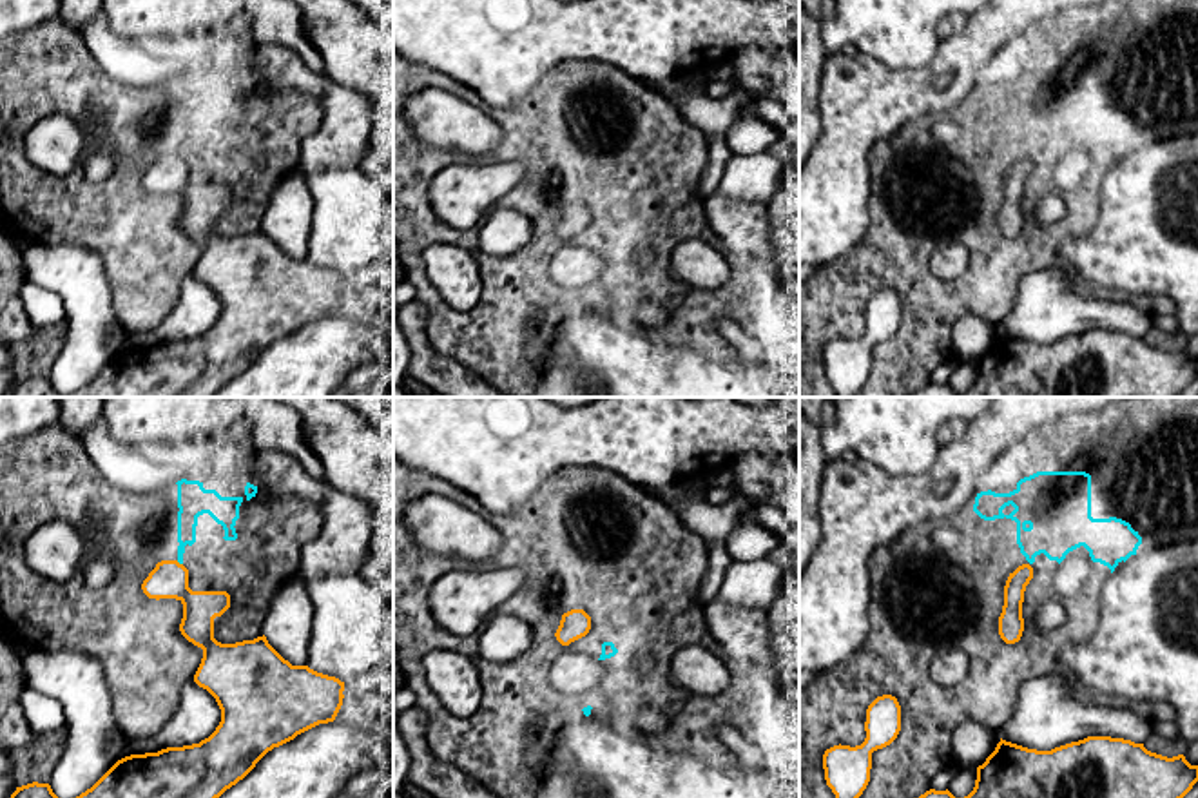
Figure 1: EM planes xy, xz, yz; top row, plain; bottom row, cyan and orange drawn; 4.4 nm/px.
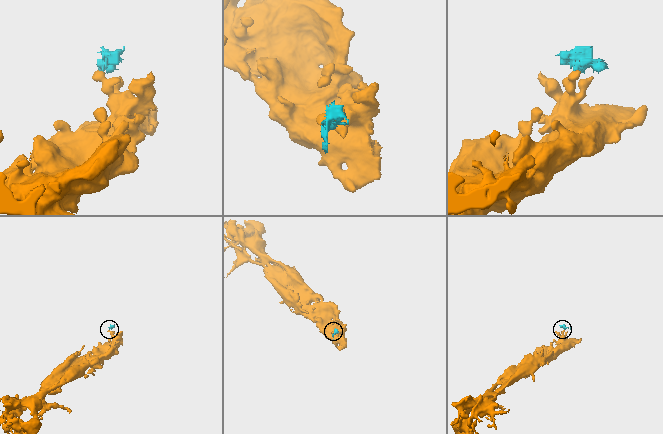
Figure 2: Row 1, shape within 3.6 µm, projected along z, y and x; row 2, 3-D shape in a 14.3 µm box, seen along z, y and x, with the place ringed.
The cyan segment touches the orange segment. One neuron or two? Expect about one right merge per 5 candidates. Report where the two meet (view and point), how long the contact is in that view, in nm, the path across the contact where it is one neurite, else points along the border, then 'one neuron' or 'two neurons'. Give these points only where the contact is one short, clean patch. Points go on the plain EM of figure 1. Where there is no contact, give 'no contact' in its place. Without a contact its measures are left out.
contact xy (180, 156); length 40 nm; border xy (176, 155), (182, 158); two neurons

